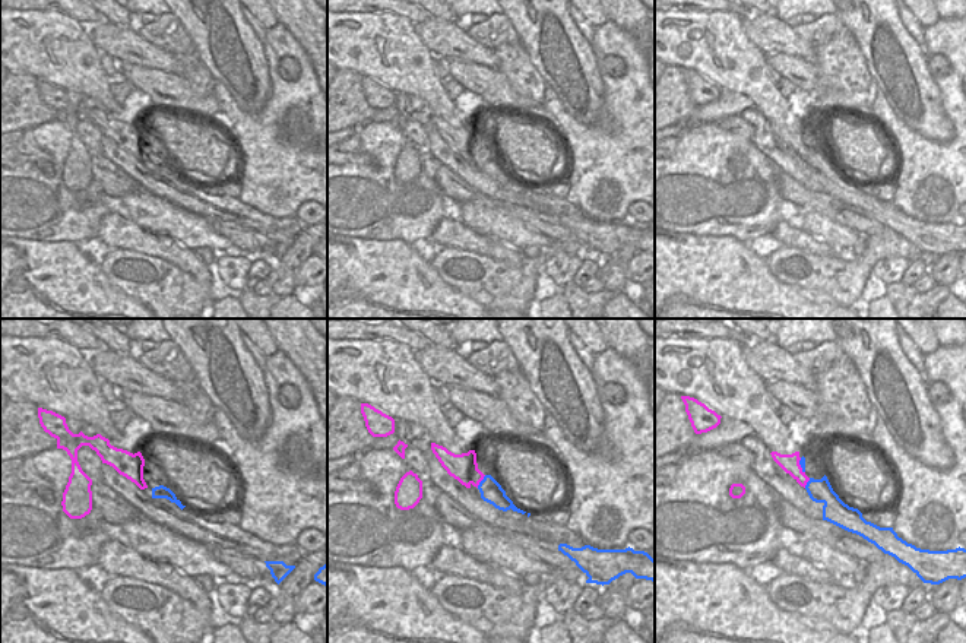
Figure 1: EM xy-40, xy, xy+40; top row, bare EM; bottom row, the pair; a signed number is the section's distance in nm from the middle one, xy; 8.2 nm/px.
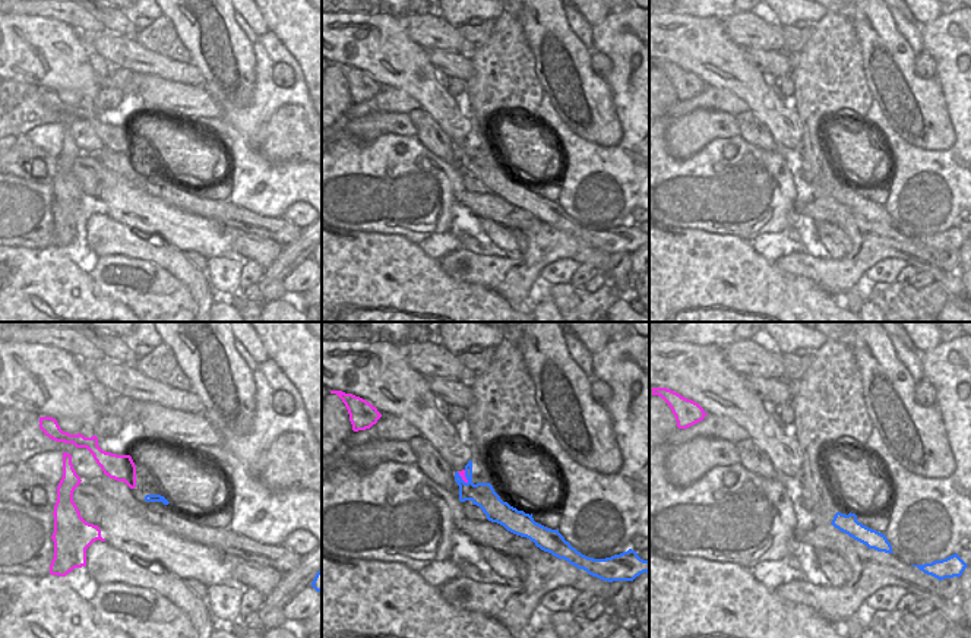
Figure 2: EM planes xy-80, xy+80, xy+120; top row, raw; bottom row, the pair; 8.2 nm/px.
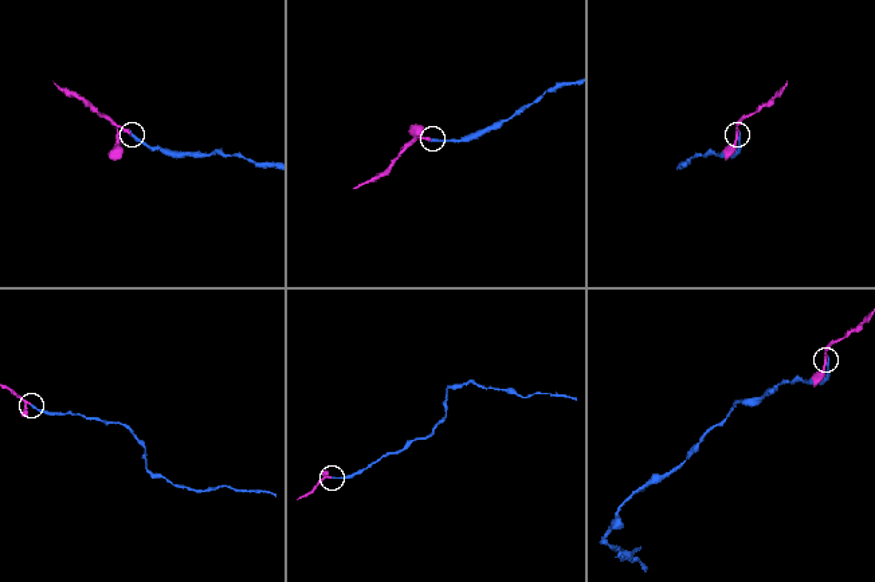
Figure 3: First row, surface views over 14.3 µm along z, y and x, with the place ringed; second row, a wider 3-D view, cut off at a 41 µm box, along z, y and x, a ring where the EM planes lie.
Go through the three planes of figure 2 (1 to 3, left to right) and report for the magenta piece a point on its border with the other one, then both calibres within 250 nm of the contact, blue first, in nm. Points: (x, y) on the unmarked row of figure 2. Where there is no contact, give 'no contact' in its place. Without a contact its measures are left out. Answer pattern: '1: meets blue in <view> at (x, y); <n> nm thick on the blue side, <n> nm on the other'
1: no contact
2: meets blue in xy+80 at (461, 151); 200 nm thick on the blue side, 50 nm on the other
3: no contact

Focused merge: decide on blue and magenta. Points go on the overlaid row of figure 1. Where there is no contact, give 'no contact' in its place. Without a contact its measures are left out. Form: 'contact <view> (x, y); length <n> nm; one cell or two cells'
contact xy (481, 481); length 130 nm; one cell

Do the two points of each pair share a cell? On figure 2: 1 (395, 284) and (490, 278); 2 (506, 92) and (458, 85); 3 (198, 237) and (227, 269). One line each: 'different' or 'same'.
1: different
2: different
3: different

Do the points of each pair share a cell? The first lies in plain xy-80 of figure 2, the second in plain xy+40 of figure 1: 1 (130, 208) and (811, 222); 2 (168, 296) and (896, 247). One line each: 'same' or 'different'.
1: same
2: same

